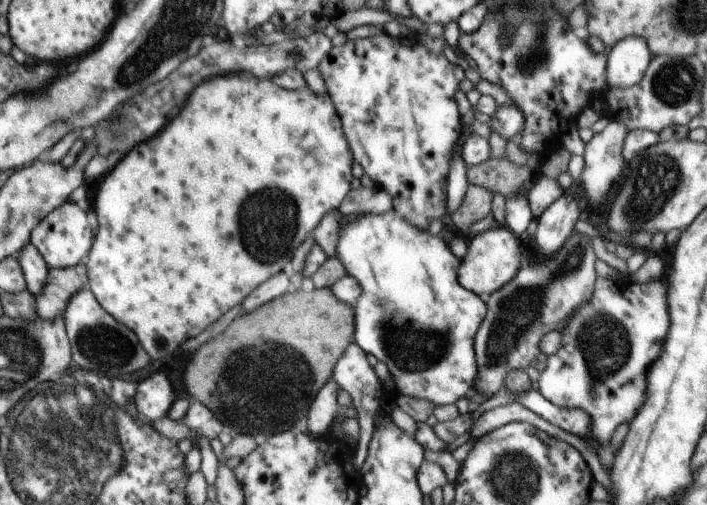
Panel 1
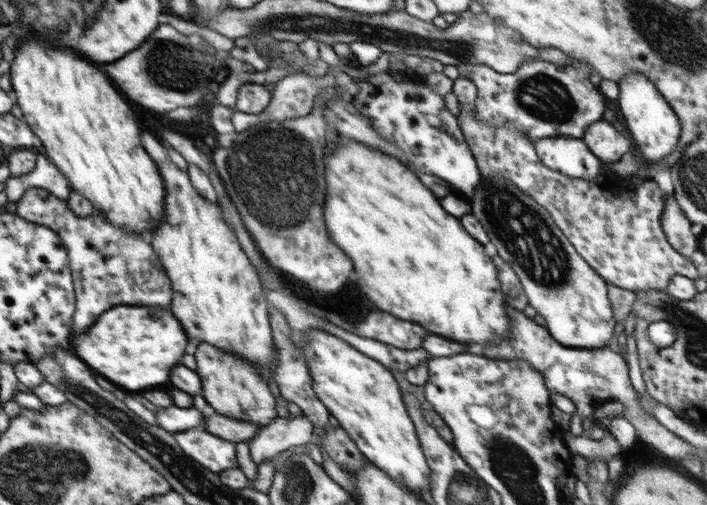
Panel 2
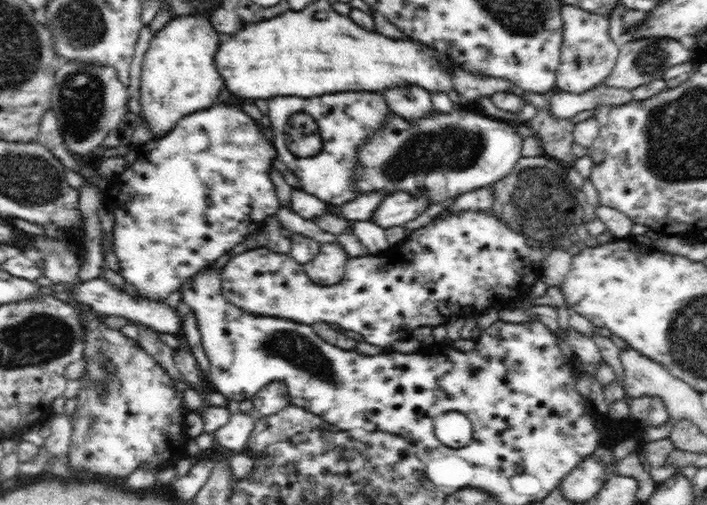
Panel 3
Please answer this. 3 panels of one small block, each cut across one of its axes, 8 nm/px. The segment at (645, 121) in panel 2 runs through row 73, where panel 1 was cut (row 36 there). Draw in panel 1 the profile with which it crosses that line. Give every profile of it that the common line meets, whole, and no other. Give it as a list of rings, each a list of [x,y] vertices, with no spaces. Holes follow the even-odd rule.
[[[632,36],[617,42],[605,58],[608,60],[607,90],[620,88],[622,91],[639,83],[652,62],[652,52],[642,38]]]

